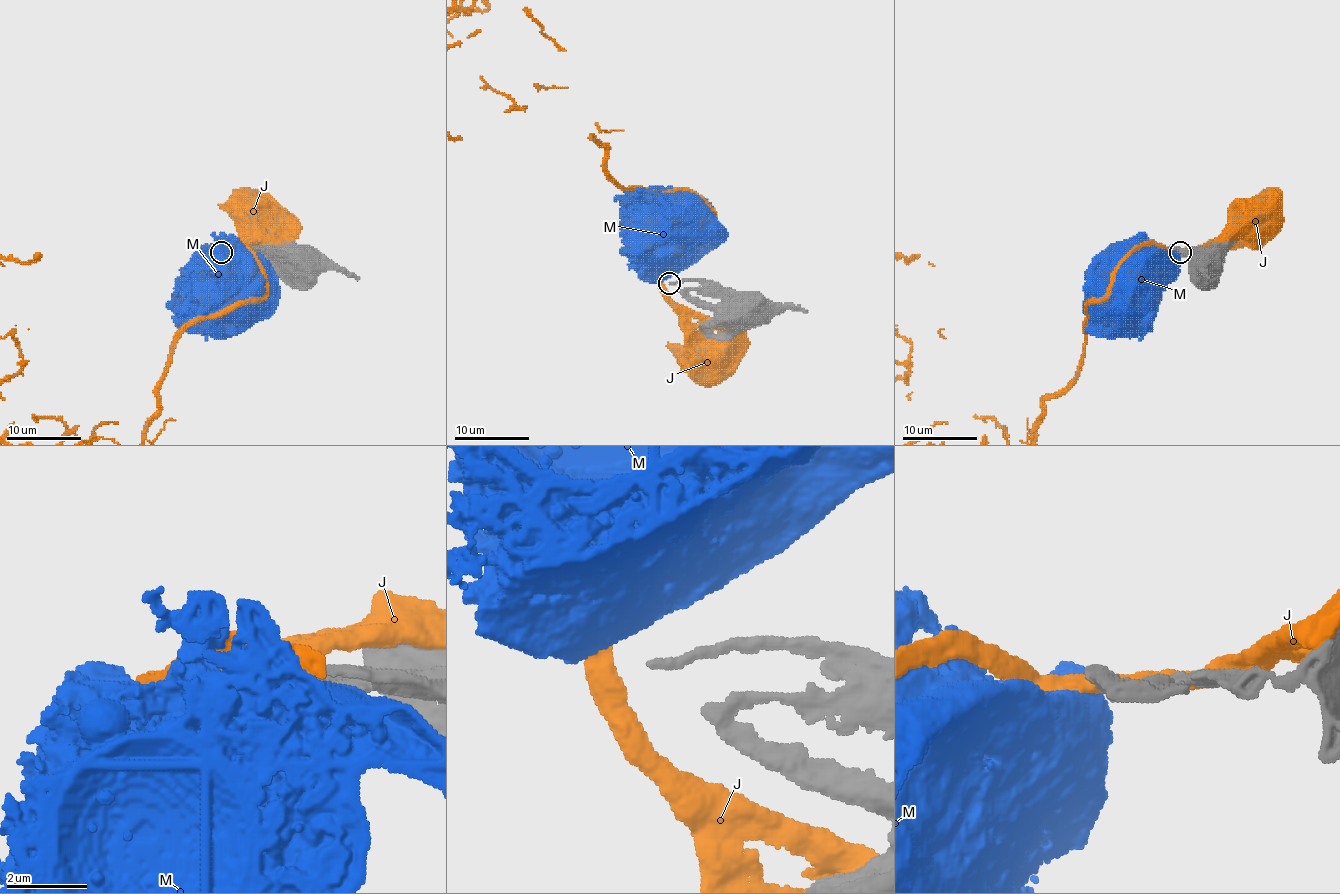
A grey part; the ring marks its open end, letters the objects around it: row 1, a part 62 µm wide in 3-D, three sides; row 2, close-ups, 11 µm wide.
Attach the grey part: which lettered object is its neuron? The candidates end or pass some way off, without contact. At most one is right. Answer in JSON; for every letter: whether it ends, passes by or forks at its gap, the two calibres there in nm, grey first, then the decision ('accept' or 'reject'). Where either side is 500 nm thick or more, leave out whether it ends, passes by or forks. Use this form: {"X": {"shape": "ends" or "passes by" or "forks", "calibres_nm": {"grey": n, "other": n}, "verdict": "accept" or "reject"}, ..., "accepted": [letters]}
{"J": {"shape": "passes by", "calibres_nm": {"grey": 200, "other": 480}, "verdict": "reject"}, "M": {"calibres_nm": {"grey": 200, "other": 900}, "verdict": "reject"}, "accepted": []}

